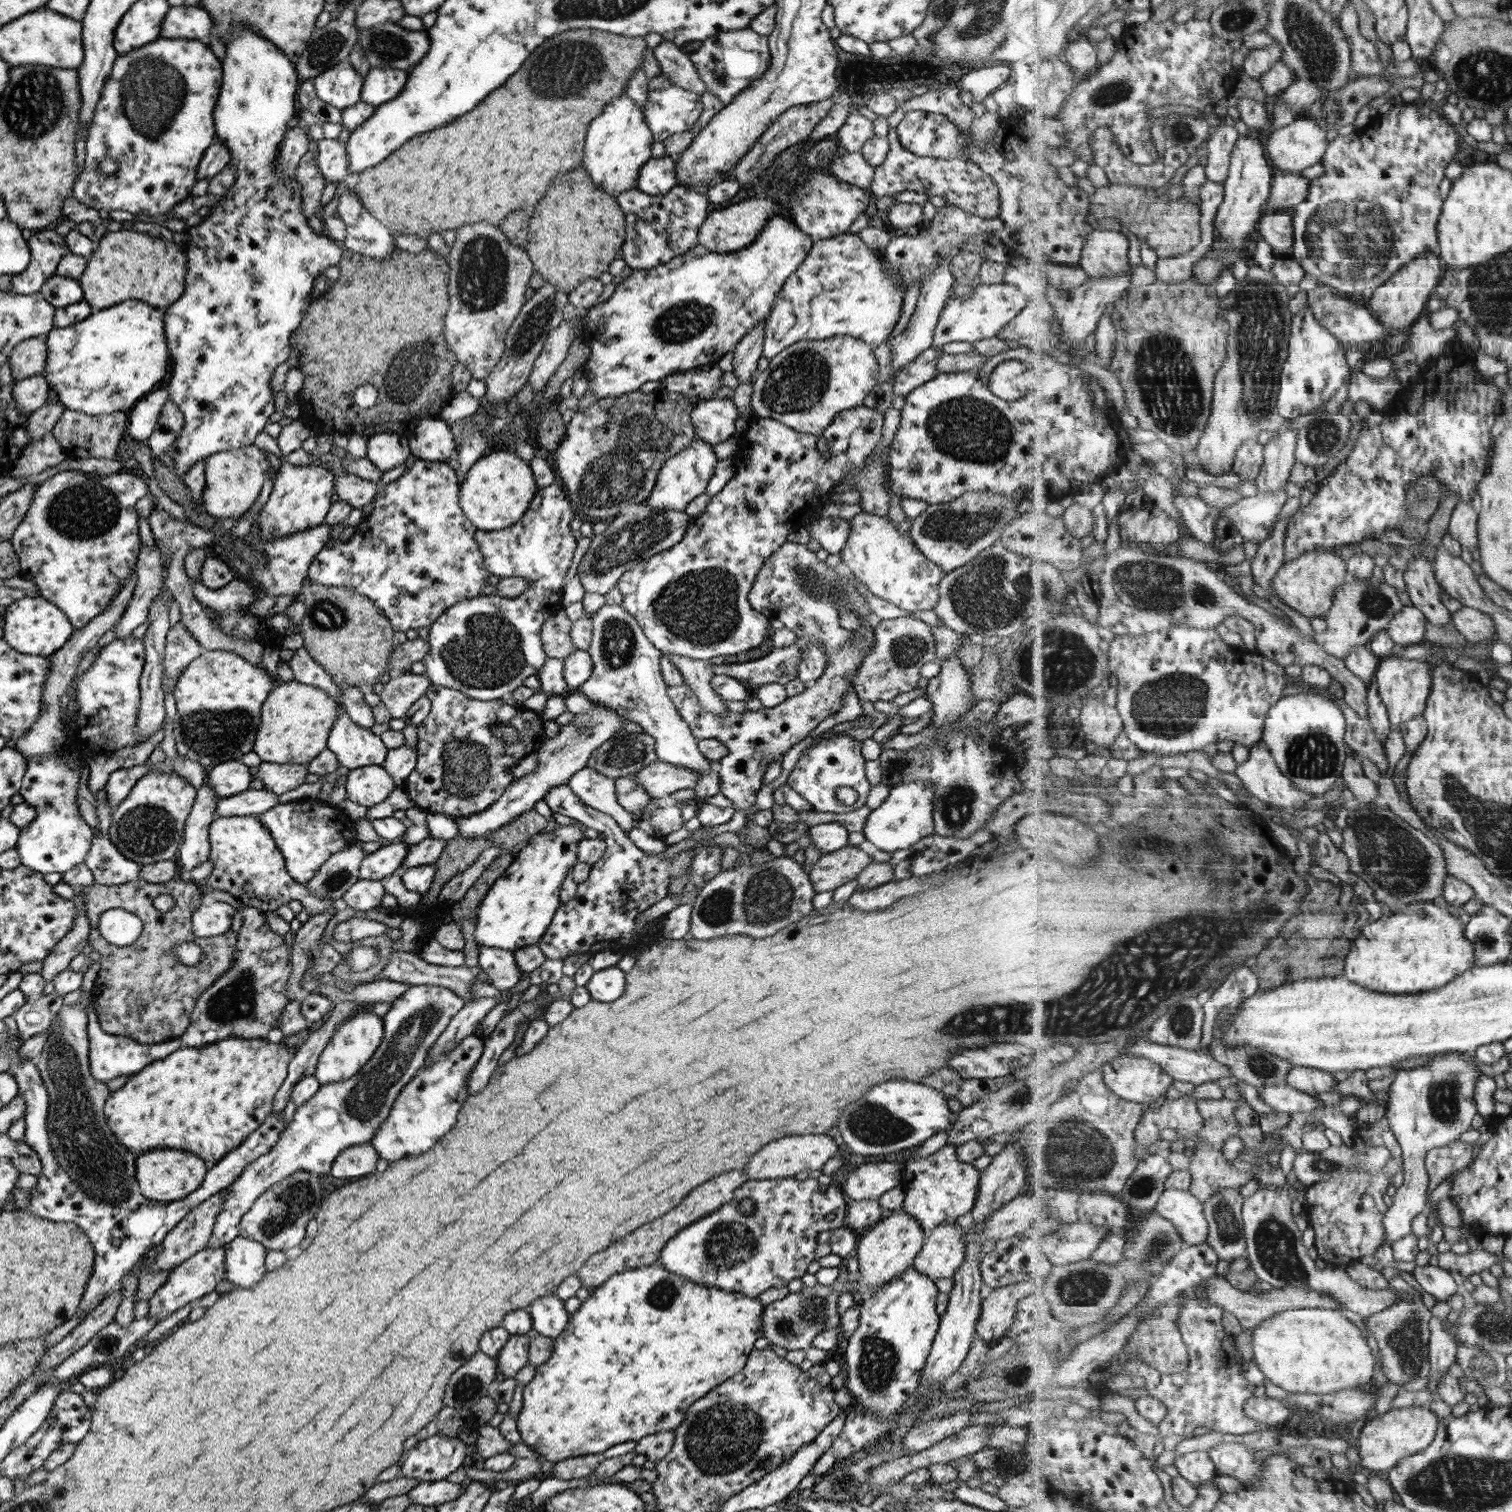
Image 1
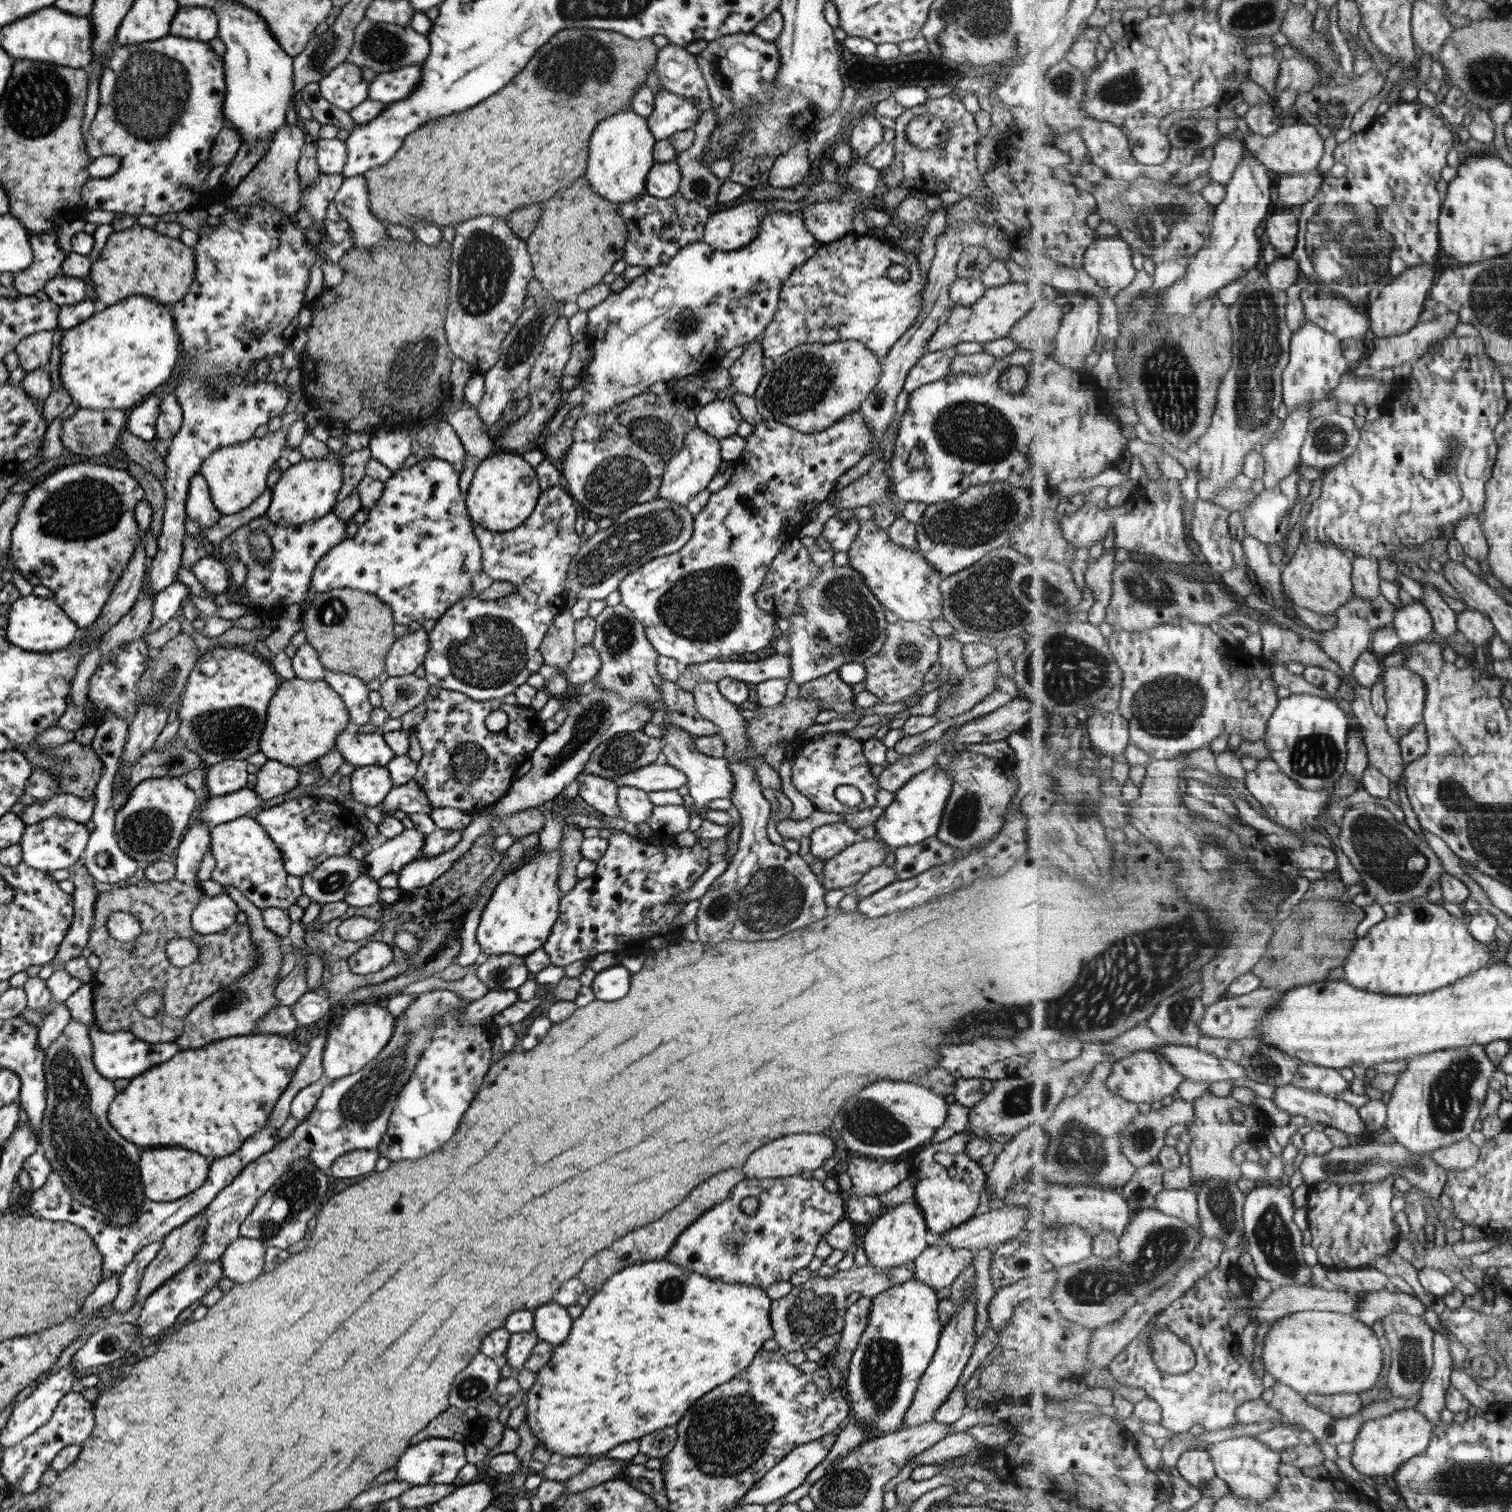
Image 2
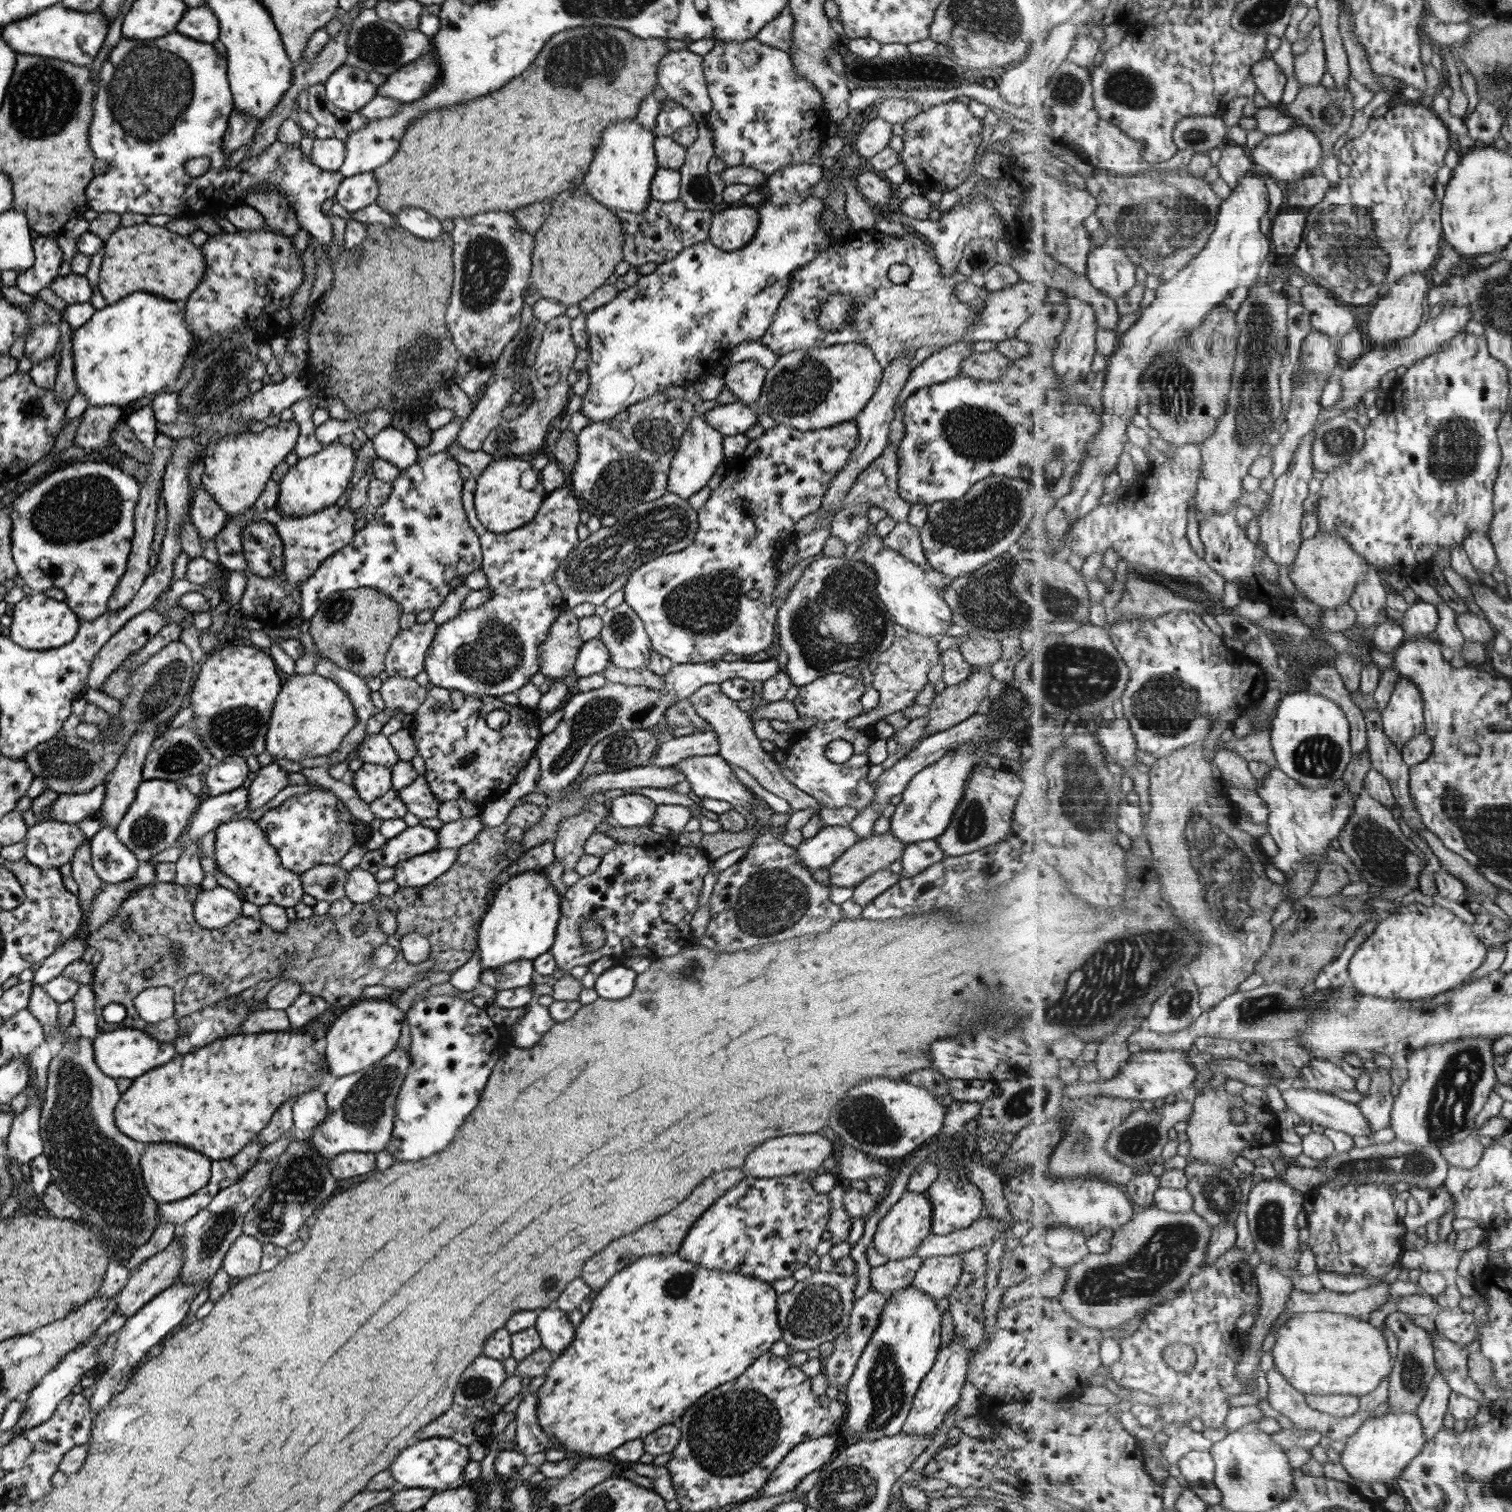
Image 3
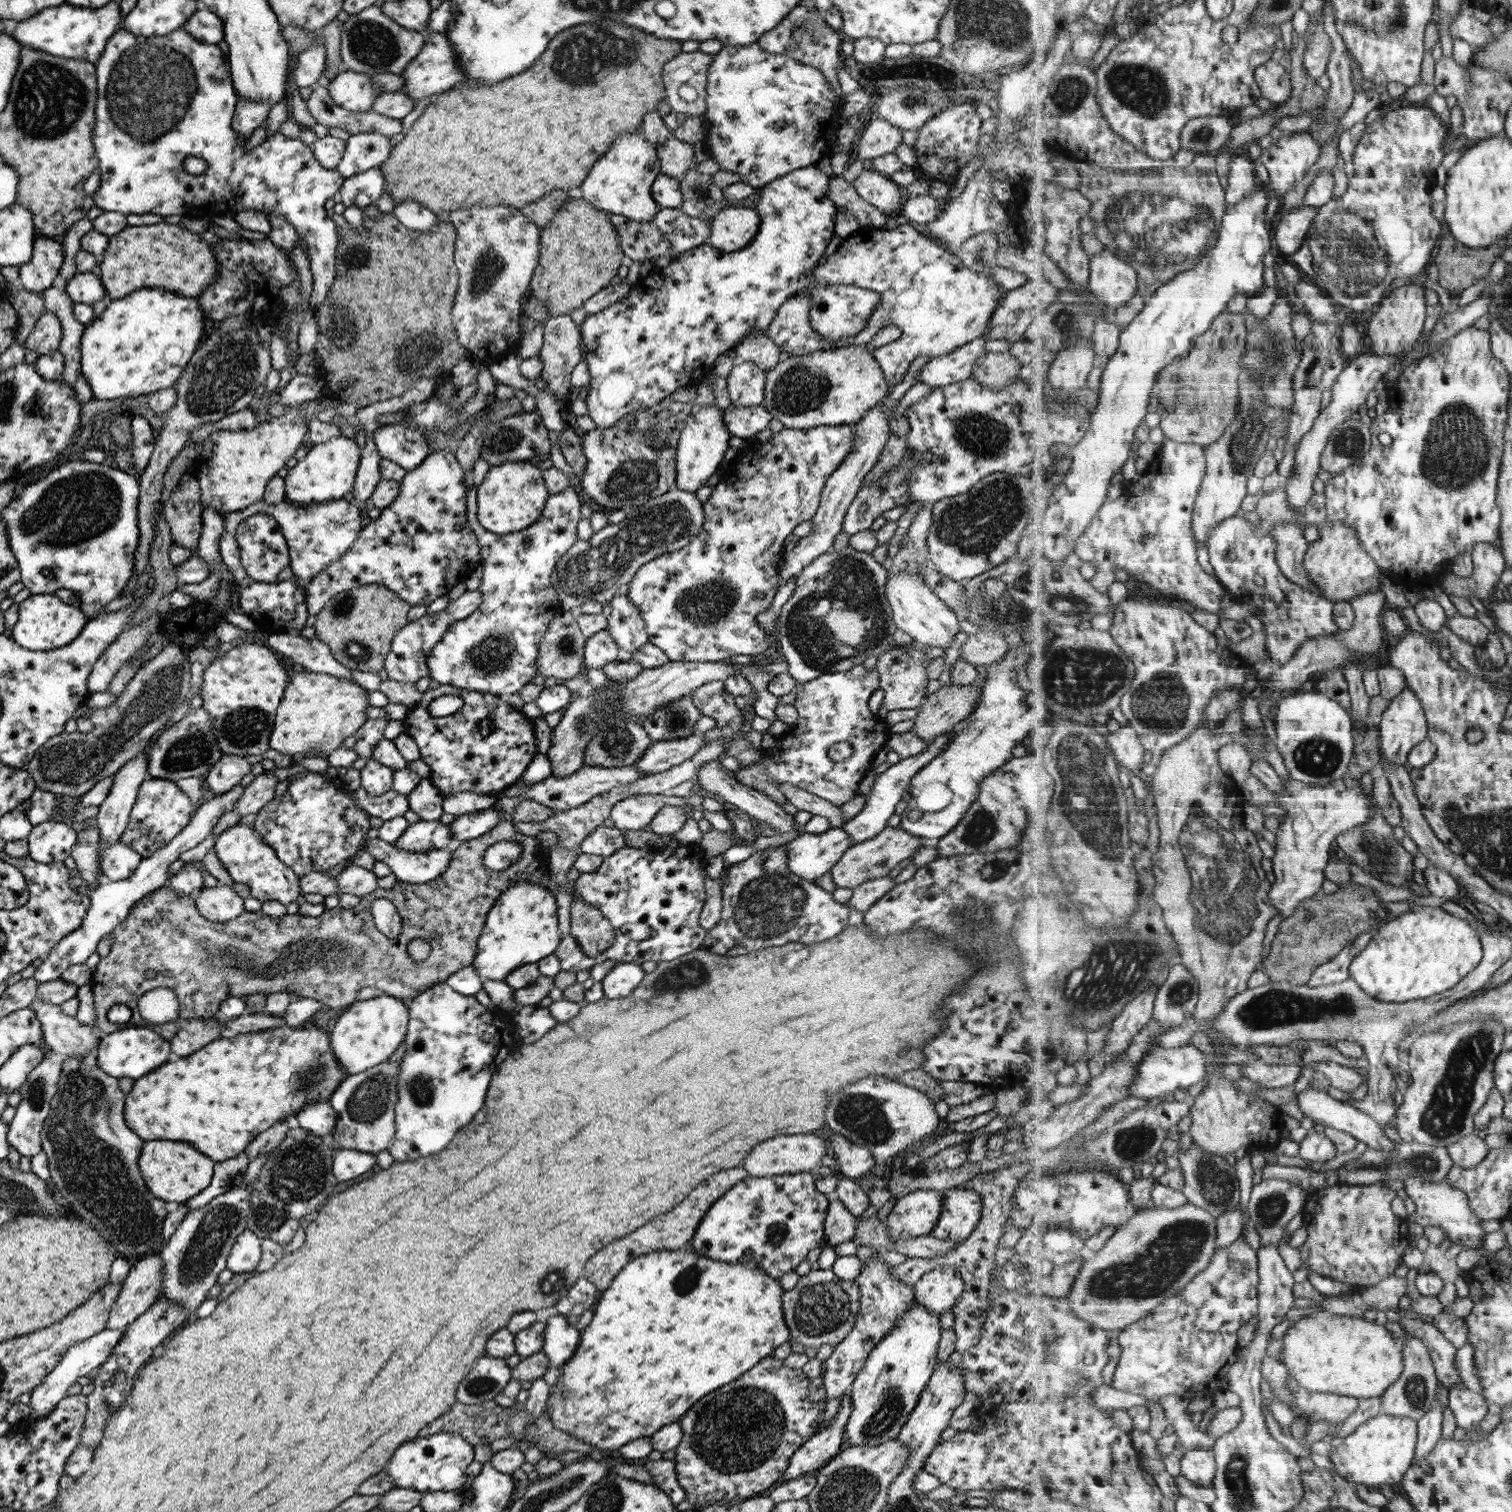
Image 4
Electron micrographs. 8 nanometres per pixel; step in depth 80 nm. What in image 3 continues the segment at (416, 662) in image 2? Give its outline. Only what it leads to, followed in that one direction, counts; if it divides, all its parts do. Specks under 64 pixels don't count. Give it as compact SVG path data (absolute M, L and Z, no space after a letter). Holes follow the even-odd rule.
M431 621L413 623L407 630L395 634L384 657L383 672L388 677L413 679L424 670L424 659L435 630L439 628Z

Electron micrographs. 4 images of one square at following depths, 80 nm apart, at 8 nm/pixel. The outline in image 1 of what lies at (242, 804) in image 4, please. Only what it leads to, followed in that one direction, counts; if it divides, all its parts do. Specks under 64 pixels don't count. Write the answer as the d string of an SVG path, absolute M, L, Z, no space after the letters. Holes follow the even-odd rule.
M263 762L258 766L255 778L263 784L263 789L280 795L283 792L287 792L287 790L297 788L299 784L303 784L306 774L306 764L274 764Z

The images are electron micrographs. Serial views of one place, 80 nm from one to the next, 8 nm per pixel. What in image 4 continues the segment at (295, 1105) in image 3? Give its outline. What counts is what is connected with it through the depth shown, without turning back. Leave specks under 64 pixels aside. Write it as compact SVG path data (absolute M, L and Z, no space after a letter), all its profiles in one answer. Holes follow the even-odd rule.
M313 1101L303 1105L294 1118L301 1129L320 1137L332 1149L339 1149L331 1139L331 1131L337 1122L337 1114L329 1107L328 1101Z

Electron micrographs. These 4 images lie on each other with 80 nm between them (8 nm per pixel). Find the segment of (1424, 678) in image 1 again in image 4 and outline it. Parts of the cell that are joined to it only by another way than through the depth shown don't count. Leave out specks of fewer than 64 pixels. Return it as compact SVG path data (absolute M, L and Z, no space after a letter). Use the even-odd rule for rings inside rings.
M1407 686L1404 692L1393 699L1382 714L1379 723L1379 736L1381 736L1381 754L1393 766L1404 766L1408 762L1409 753L1429 736L1429 725L1426 719L1424 705L1417 698L1414 690Z

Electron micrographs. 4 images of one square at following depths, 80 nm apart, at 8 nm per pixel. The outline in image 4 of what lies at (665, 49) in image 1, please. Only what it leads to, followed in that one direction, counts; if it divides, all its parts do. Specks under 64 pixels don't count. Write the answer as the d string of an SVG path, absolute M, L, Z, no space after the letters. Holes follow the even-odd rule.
M681 52L670 58L660 68L661 80L664 86L664 96L667 98L669 108L673 112L703 115L706 106L706 70L711 64L713 54L704 52ZM689 86L697 92L693 100L683 100L679 97L679 88Z

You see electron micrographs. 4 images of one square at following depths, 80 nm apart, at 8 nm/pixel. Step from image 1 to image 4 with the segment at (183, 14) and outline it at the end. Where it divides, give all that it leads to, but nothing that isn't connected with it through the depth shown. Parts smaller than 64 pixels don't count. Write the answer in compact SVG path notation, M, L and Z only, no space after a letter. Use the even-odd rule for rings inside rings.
M199 7L188 16L181 28L187 31L195 40L205 44L214 44L222 39L222 22L214 12Z

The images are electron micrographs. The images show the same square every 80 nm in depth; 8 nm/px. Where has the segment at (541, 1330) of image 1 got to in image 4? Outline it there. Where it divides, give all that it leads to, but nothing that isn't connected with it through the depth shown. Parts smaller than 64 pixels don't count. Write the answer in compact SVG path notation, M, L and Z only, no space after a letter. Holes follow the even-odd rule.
M549 1316L542 1328L542 1351L551 1366L561 1368L569 1360L577 1346L580 1332L565 1321L565 1316Z

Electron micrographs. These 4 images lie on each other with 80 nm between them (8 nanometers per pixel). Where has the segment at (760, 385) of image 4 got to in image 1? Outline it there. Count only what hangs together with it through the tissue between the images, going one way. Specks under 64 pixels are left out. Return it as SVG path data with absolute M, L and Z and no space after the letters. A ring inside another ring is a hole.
M757 323L743 335L733 347L732 373L738 378L739 383L751 383L751 375L755 372L756 362L761 358L762 338L764 323Z

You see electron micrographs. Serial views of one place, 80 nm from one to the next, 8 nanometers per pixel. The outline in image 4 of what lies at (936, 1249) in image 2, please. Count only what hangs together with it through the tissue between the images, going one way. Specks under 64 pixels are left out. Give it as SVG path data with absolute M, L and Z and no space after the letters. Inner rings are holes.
M943 1266L922 1274L912 1287L915 1301L939 1316L952 1309L963 1290L963 1283L953 1267Z

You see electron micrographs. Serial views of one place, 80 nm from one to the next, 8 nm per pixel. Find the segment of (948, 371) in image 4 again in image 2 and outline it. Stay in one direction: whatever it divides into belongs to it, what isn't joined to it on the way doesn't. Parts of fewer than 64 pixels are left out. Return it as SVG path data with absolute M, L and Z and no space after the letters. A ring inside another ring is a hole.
M952 347L935 352L925 352L917 362L906 372L901 390L913 392L914 388L922 384L942 379L948 372L949 361L957 355Z

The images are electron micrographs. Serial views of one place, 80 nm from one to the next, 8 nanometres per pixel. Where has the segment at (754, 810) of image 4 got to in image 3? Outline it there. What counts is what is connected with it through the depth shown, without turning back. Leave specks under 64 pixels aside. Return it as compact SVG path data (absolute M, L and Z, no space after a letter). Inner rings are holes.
M719 755L685 757L675 766L697 798L725 800L732 806L737 804L750 810L758 802L747 788L739 784L730 767Z

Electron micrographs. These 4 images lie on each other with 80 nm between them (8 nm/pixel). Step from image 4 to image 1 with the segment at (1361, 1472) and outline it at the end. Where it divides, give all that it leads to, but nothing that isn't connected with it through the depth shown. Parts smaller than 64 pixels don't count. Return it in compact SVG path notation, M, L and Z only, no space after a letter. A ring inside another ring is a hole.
M1429 1407L1390 1408L1380 1417L1367 1420L1358 1439L1361 1466L1389 1472L1401 1459L1424 1451L1435 1439L1441 1420Z

